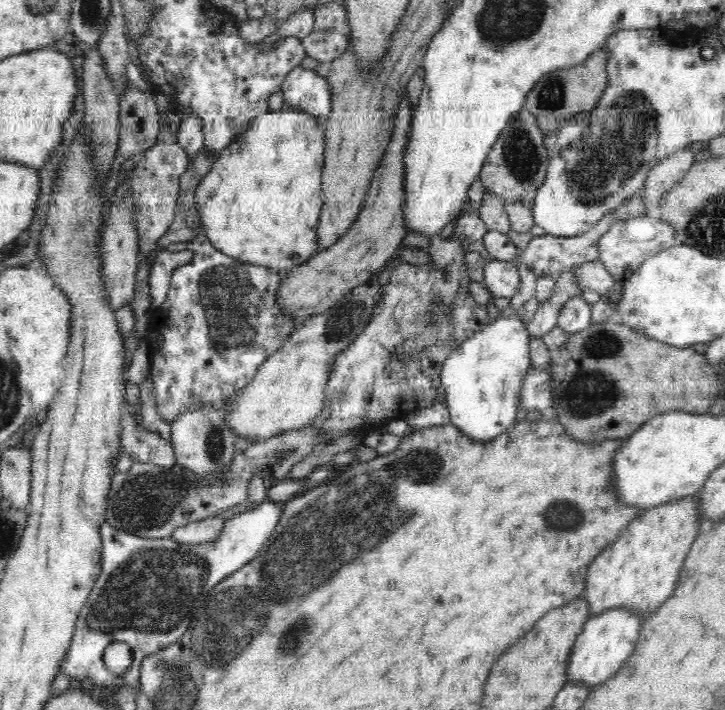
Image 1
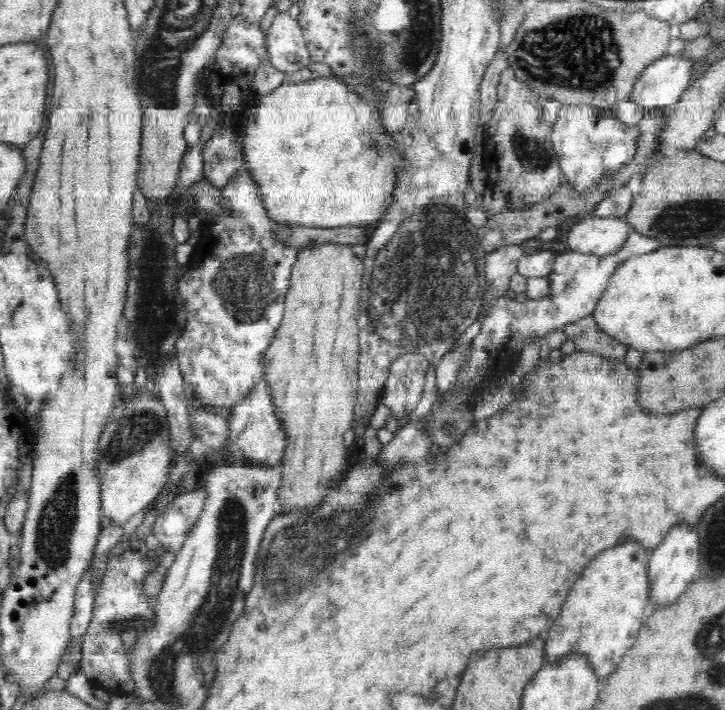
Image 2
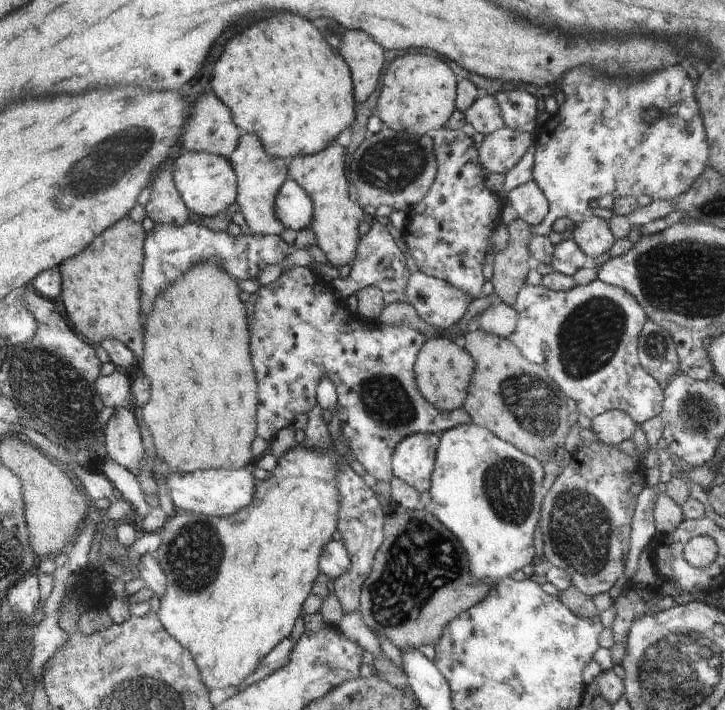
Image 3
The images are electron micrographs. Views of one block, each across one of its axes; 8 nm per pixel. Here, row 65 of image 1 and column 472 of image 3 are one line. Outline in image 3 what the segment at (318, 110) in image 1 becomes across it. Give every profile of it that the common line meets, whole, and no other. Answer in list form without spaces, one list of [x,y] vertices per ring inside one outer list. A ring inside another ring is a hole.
[[[422,271],[412,272],[401,299],[410,304],[424,322],[439,329],[456,326],[473,303],[468,294]]]

